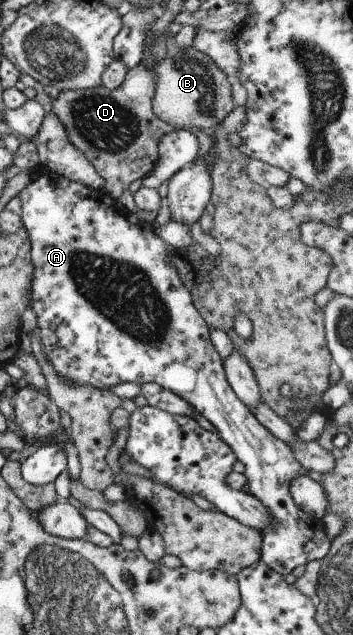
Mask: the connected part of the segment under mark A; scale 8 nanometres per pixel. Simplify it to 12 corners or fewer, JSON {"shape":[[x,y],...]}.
{"shape":[[39,167],[31,308],[65,383],[155,383],[243,463],[260,560],[325,560],[307,474],[235,396],[171,246]]}

